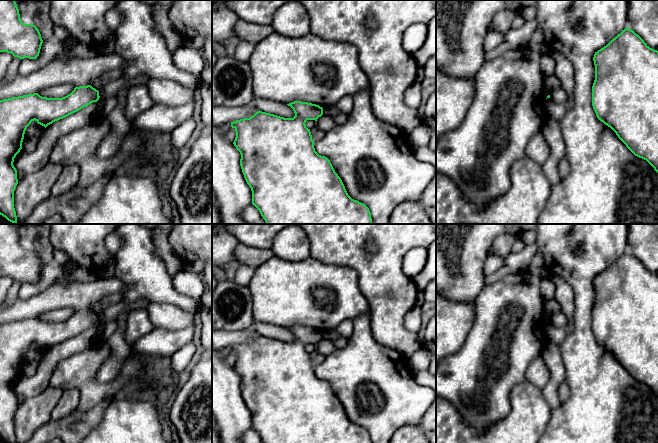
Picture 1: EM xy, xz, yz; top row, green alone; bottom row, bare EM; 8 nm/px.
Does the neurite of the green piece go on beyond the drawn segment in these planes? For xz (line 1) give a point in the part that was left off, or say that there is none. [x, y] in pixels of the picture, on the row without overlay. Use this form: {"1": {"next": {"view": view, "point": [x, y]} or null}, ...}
{"1": {"next": null}}

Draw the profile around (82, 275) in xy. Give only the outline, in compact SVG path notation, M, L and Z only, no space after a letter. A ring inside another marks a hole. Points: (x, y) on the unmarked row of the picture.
M78 266L78 268L70 274L64 274L61 276L55 283L63 285L72 282L87 283L95 281L98 277L98 272L93 272L89 269Z

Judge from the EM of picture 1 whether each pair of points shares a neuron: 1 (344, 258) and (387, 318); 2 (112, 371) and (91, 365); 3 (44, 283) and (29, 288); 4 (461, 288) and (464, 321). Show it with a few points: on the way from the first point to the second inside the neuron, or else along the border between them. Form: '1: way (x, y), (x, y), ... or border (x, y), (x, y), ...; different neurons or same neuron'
1: way (361, 267), (386, 292), (387, 301); same neuron
2: border (109, 345), (110, 355), (96, 374), (101, 383); different neurons
3: way (40, 285), (33, 288); same neuron
4: border (446, 298), (452, 301), (474, 302); different neurons

